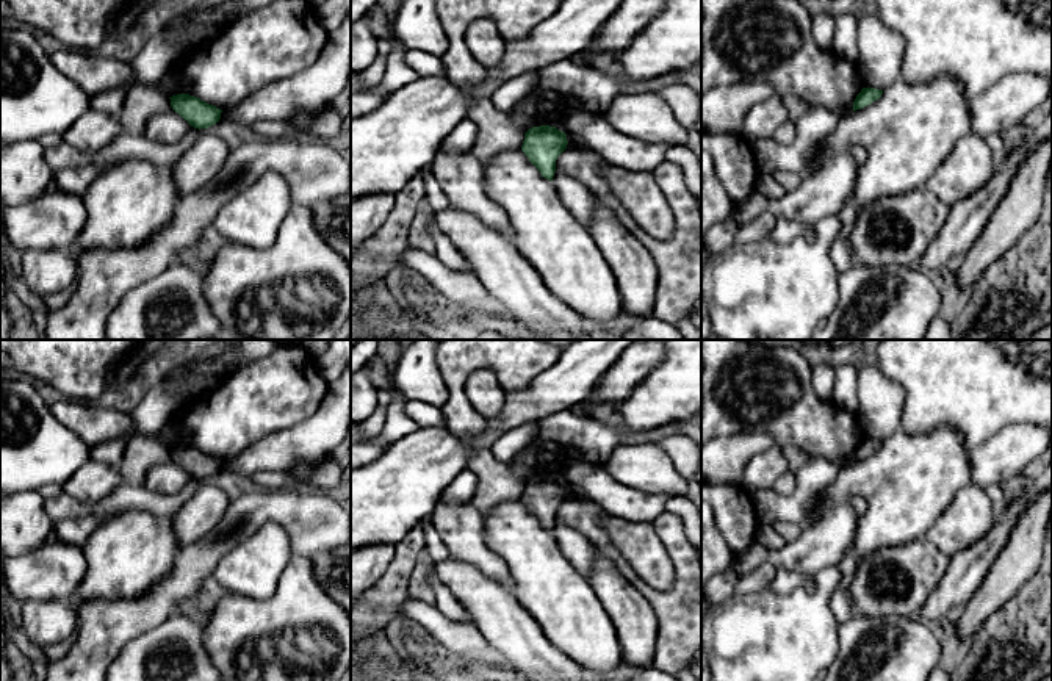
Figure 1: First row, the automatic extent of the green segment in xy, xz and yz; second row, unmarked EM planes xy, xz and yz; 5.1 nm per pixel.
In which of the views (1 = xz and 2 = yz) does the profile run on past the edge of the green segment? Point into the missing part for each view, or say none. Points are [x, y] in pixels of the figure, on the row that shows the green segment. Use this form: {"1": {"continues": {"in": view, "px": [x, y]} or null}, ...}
{"1": {"continues": null}, "2": {"continues": null}}

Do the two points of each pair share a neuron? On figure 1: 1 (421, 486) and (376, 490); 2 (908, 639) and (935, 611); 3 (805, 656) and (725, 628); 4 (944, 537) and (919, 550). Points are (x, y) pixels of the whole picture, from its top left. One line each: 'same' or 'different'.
1: same
2: different
3: same
4: different

